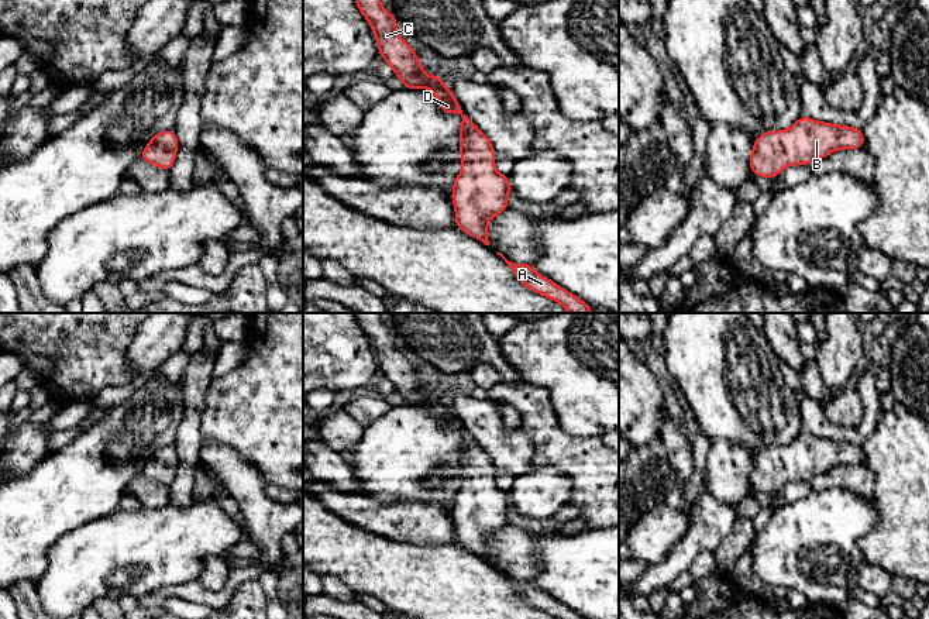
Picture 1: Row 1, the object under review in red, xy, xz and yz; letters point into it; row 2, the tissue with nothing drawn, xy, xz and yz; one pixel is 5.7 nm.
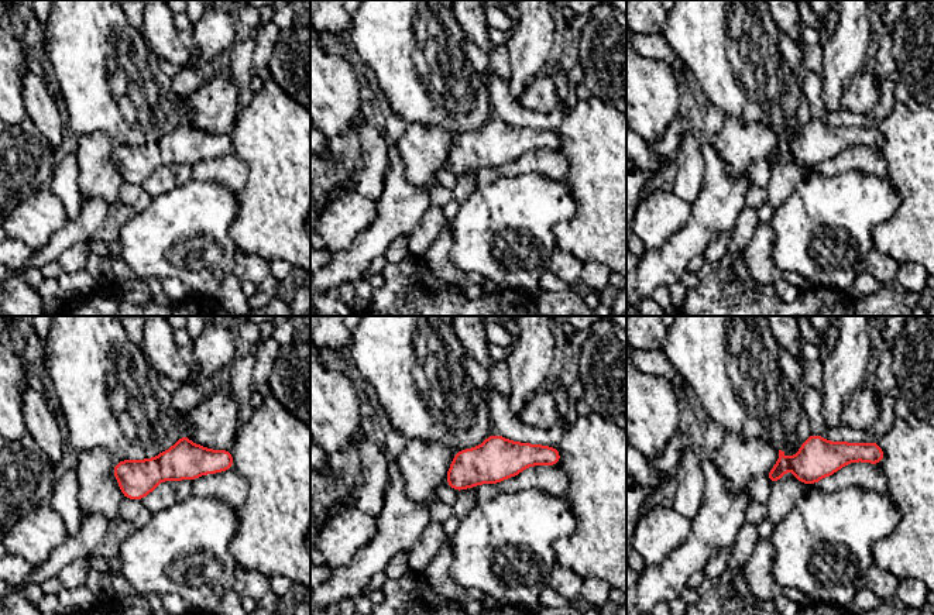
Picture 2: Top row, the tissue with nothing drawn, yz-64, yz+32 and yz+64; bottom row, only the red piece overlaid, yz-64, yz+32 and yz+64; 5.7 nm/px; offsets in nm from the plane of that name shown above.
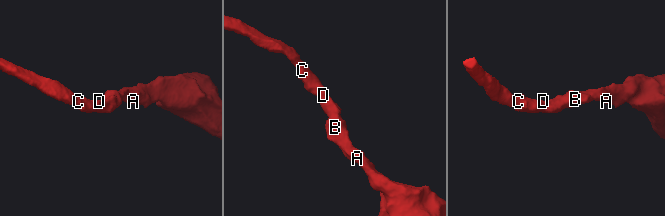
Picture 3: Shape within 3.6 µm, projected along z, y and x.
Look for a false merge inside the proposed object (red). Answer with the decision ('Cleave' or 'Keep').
Keep

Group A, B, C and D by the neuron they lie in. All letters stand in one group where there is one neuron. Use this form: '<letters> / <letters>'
A B C D

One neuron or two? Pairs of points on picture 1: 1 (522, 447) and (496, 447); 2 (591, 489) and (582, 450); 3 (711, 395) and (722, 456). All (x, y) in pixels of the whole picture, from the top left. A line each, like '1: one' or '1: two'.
1: one
2: one
3: two

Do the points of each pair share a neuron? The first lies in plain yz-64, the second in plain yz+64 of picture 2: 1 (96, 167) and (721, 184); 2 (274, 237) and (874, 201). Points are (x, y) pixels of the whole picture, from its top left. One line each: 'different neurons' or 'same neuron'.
1: different neurons
2: different neurons

